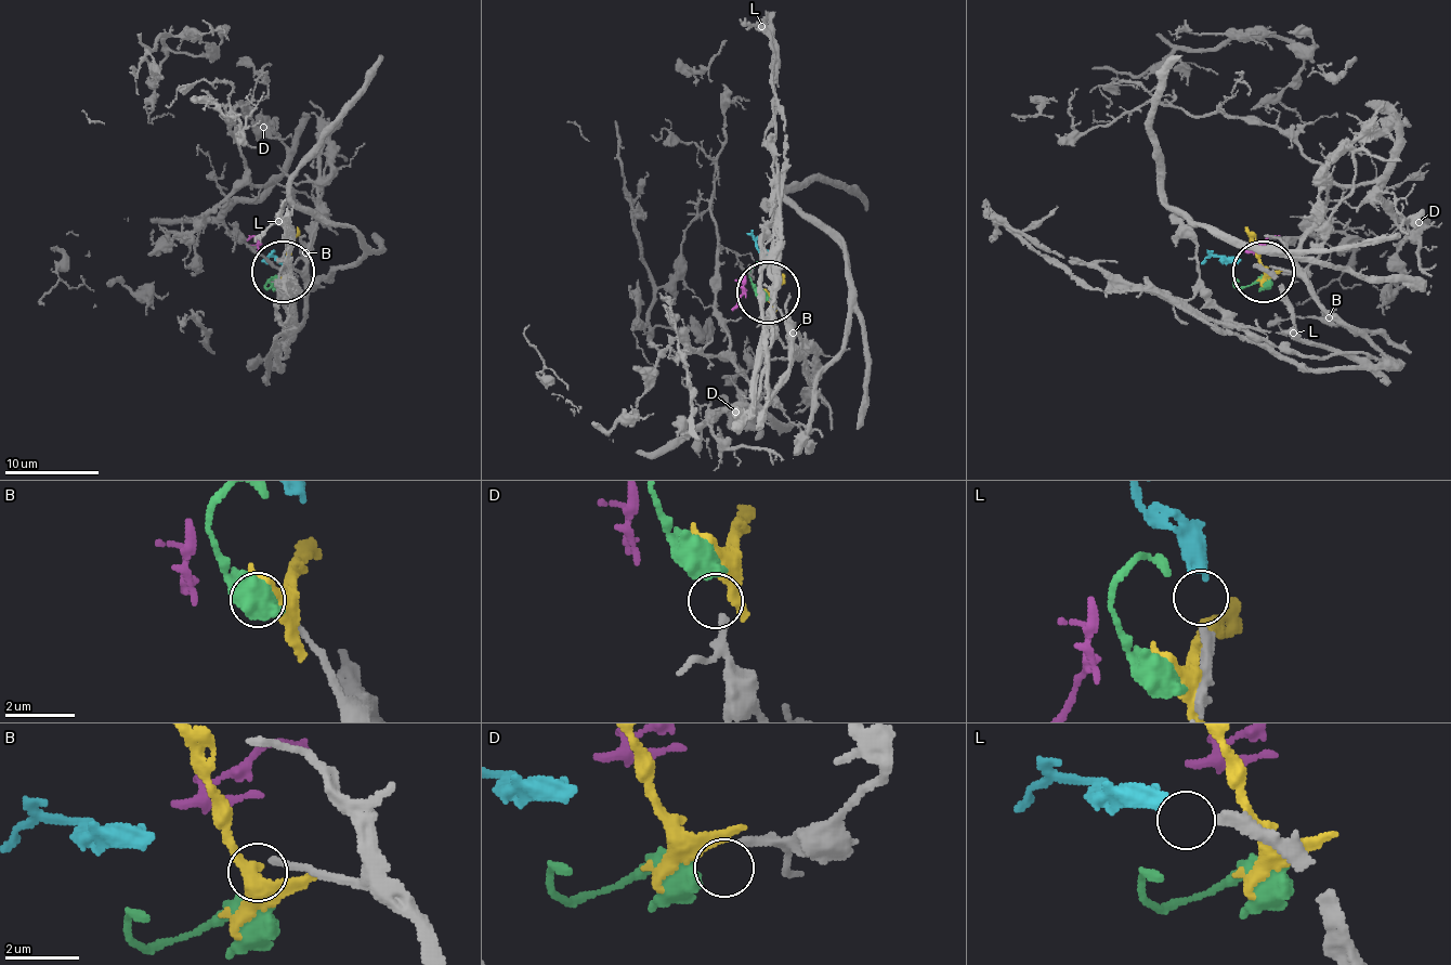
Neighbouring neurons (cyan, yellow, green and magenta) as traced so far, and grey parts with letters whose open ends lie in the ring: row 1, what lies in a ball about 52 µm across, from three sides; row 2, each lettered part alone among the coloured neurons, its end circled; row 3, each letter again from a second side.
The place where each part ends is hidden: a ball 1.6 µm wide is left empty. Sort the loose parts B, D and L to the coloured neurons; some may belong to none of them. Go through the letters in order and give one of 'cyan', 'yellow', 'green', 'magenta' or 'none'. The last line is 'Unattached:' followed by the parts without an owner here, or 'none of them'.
B: none
D: green
L: cyan
Unattached: B

